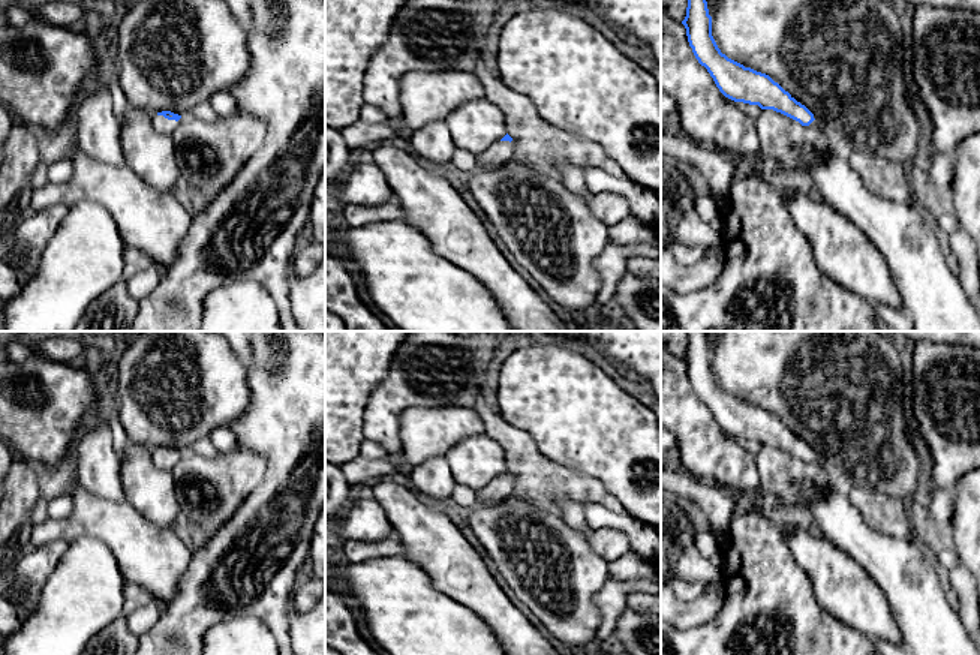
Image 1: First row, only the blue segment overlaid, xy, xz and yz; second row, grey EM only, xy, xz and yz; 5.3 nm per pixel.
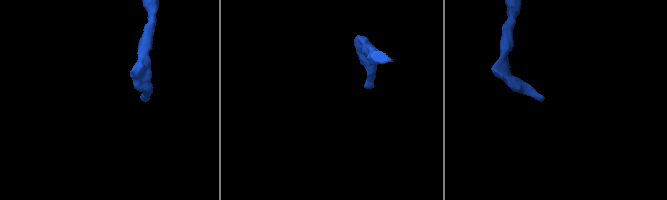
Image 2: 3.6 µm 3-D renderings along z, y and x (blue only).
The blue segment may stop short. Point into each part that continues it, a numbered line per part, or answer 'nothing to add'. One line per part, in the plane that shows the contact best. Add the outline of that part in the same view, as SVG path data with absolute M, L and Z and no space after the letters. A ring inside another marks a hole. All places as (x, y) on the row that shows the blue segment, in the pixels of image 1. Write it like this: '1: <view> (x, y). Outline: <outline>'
1: xy (161, 123). Outline: M153 115L153 124L160 133L168 133L171 135L177 126L175 120L168 120L163 115Z

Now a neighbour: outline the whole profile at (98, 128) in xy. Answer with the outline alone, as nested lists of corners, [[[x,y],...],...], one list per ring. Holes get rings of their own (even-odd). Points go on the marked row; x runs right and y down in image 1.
[[[94,79],[75,112],[78,117],[78,148],[93,160],[126,166],[120,124],[112,109],[108,85]]]

